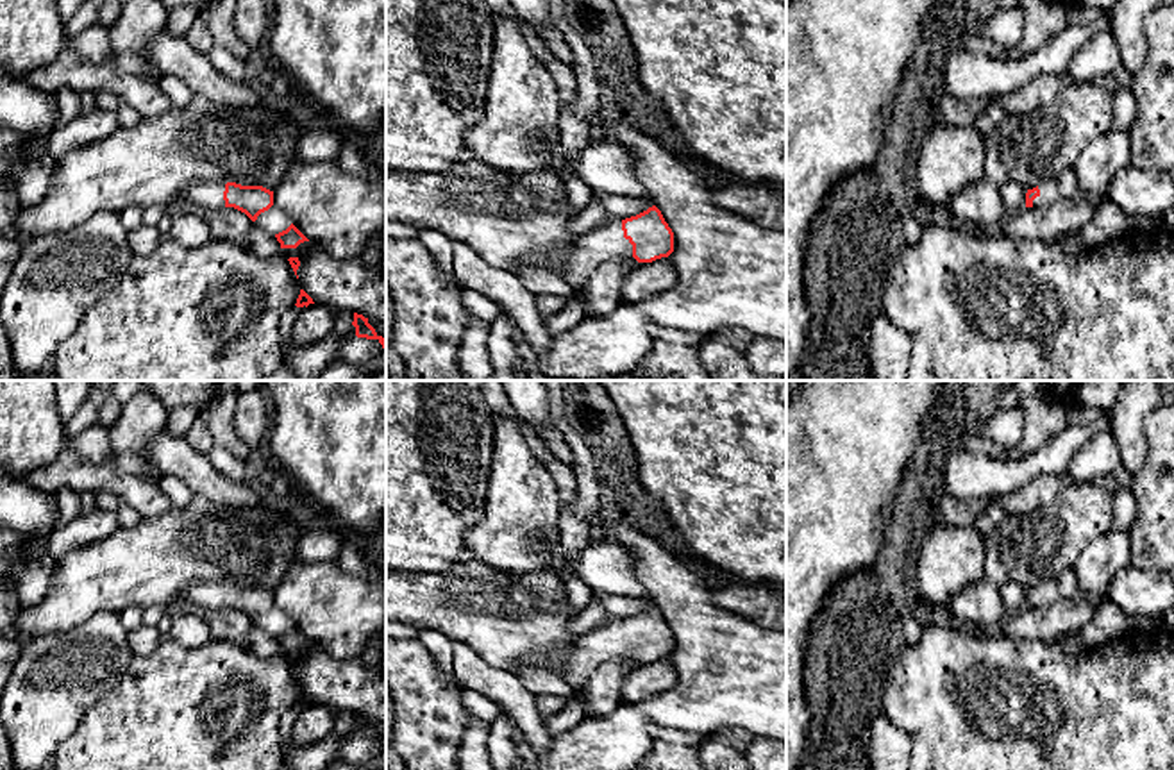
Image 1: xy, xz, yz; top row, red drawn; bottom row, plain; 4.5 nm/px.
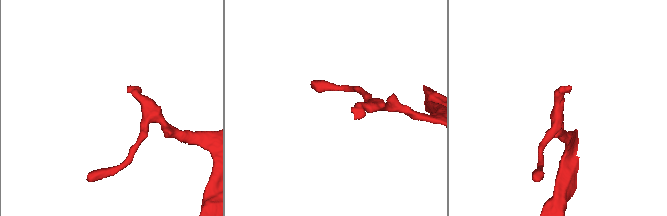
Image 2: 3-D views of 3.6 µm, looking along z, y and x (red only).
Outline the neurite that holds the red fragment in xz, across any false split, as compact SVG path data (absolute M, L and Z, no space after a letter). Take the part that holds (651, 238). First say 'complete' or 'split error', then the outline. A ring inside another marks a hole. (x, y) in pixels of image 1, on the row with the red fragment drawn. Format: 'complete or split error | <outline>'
split error | M652 205L647 211L625 218L608 220L600 227L581 234L566 248L561 277L581 289L590 275L604 263L620 255L638 263L652 263L674 252L674 232L661 211Z

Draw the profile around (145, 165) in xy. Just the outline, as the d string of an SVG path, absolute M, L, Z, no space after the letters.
M195 93L184 107L172 107L154 118L141 118L134 127L118 127L111 136L70 150L54 166L45 198L32 207L20 205L14 225L18 241L68 232L86 223L98 211L122 214L125 209L145 211L173 200L195 182L263 186L273 191L288 168L298 163L295 148L307 127L289 114L286 102L270 100L259 109L229 109Z

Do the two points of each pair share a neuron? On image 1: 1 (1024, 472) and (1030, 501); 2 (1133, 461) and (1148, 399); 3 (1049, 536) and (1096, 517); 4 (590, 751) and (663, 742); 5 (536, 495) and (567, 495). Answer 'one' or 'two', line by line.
1: two
2: one
3: one
4: two
5: two

